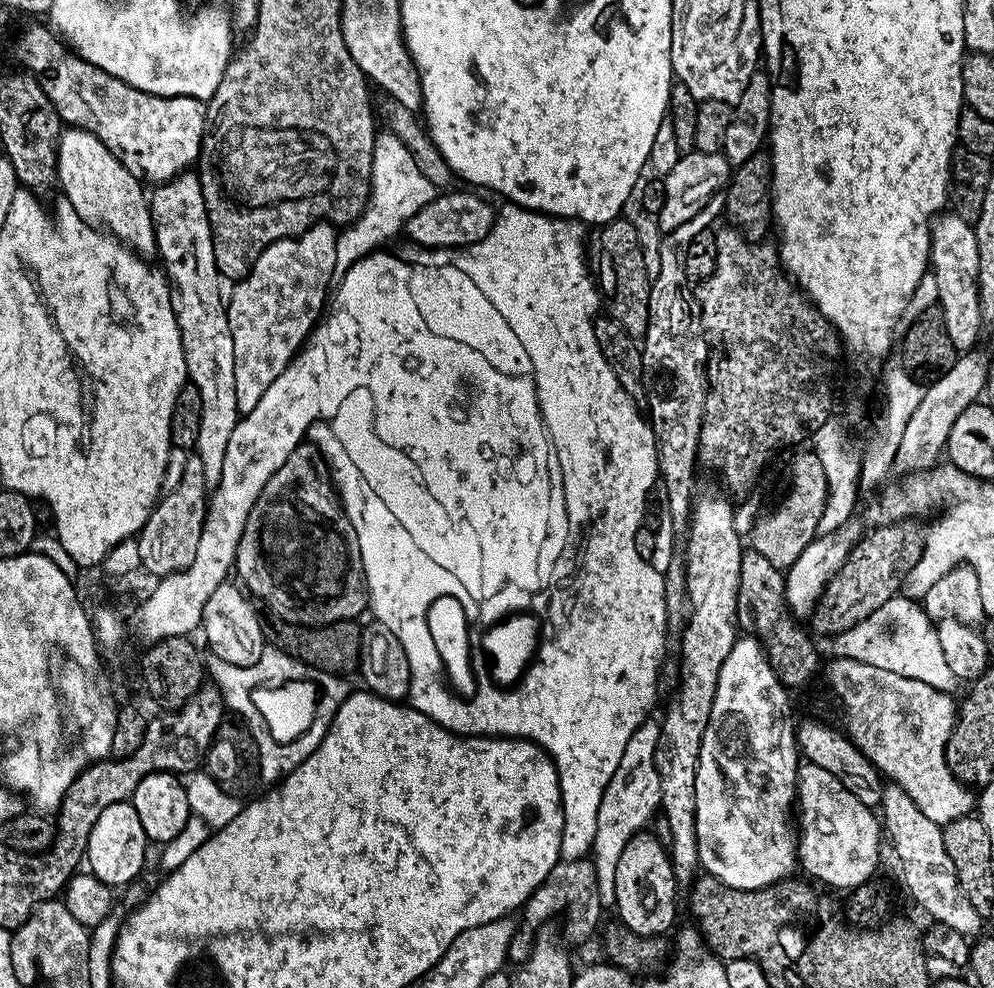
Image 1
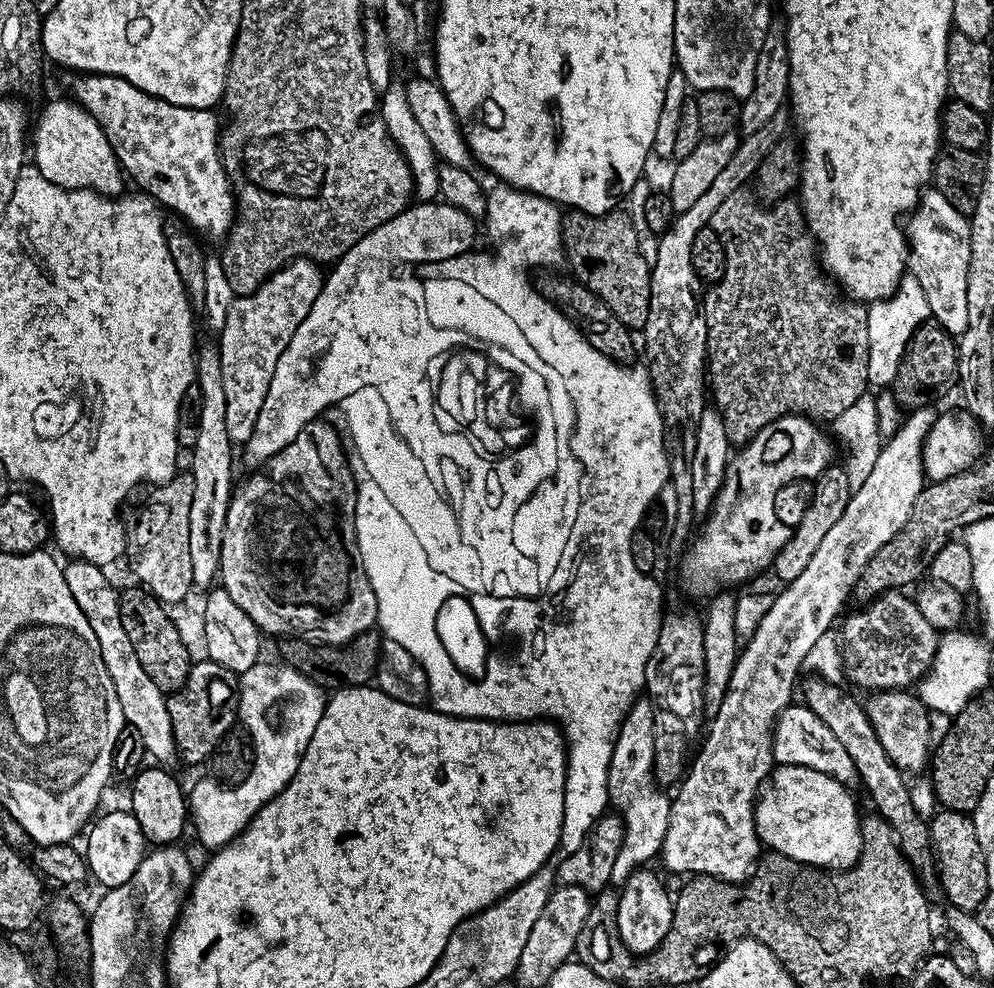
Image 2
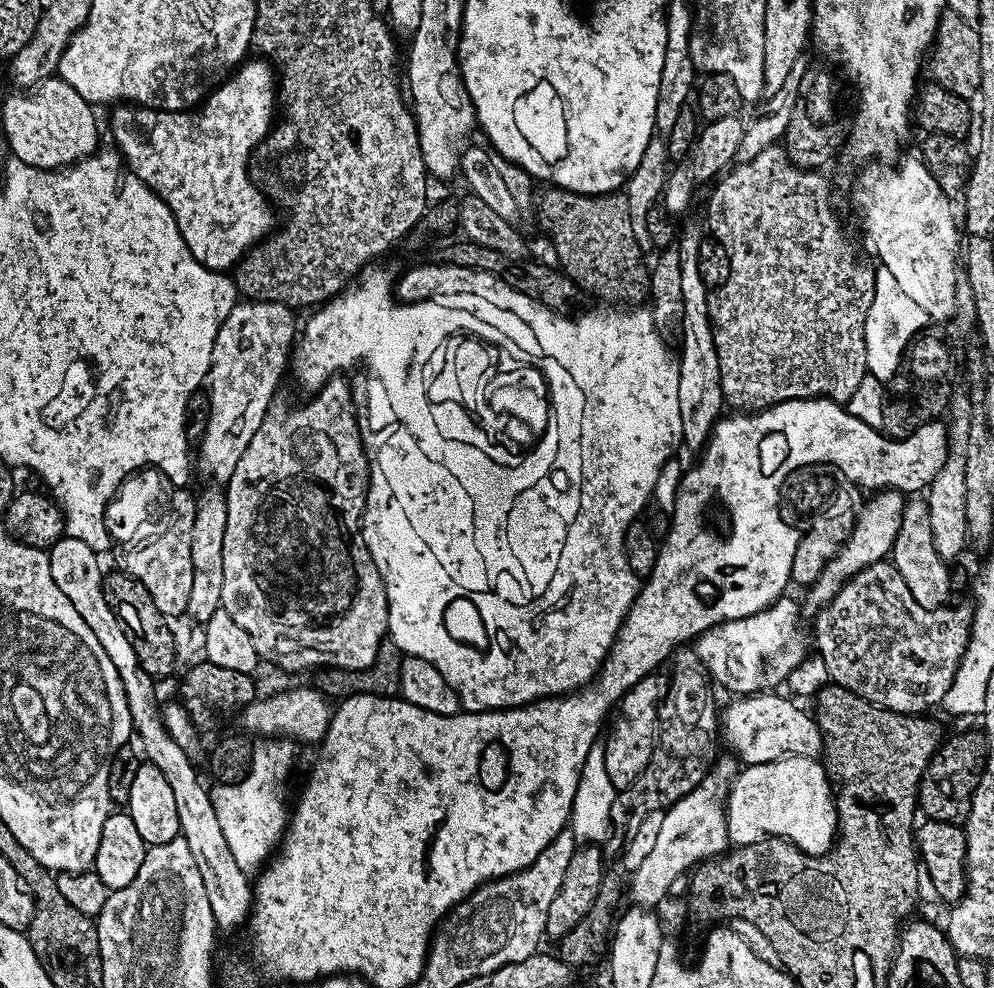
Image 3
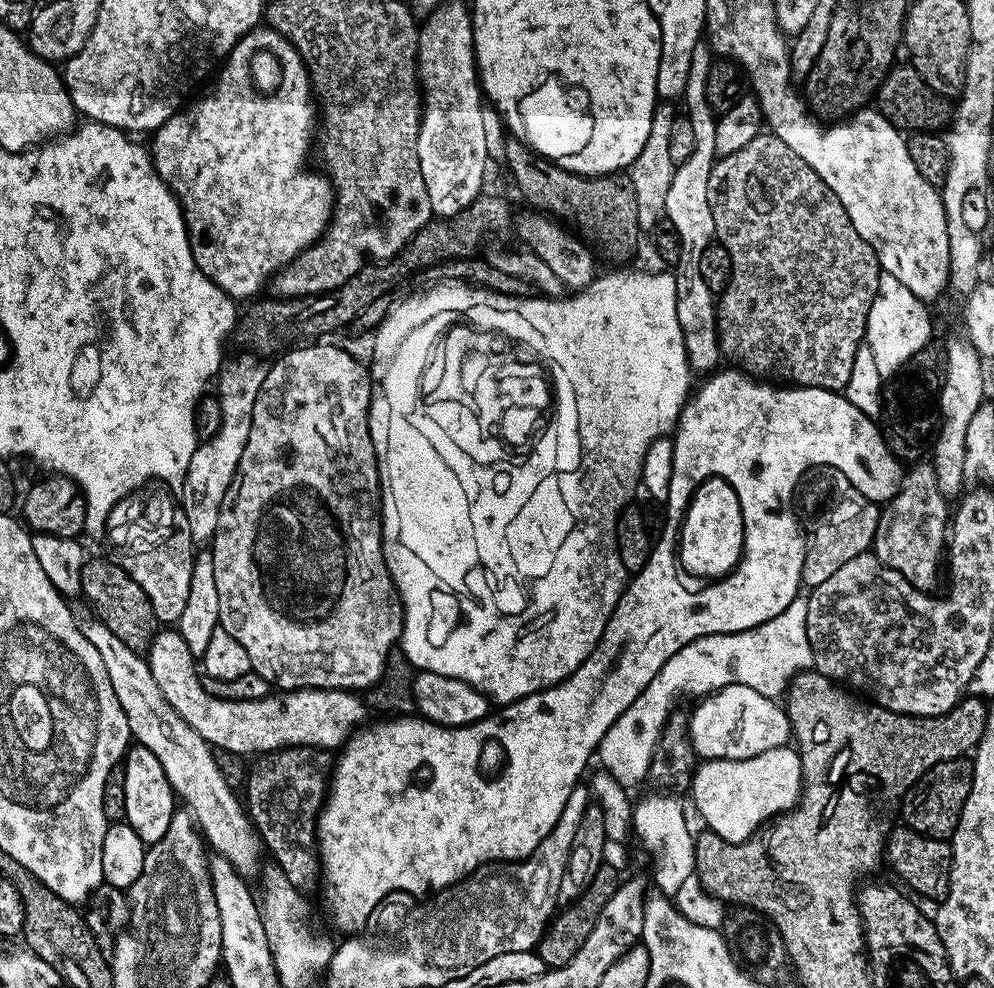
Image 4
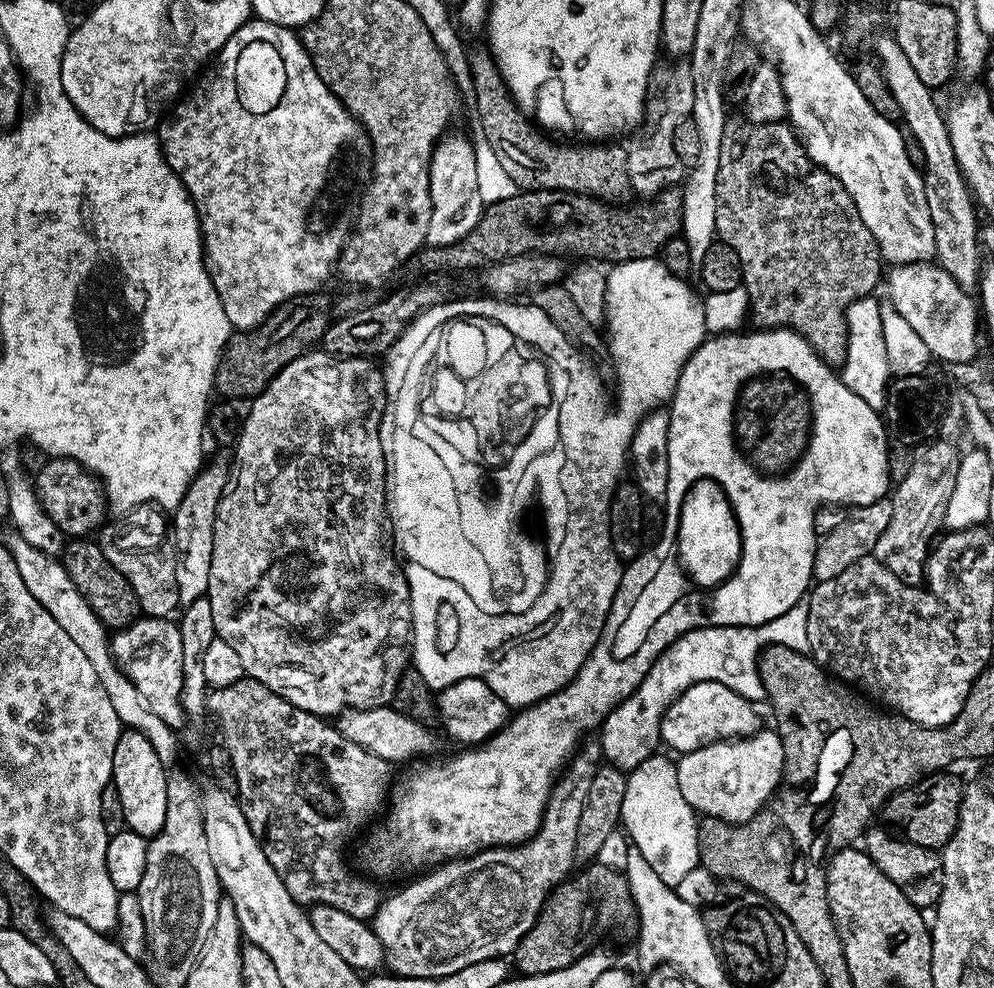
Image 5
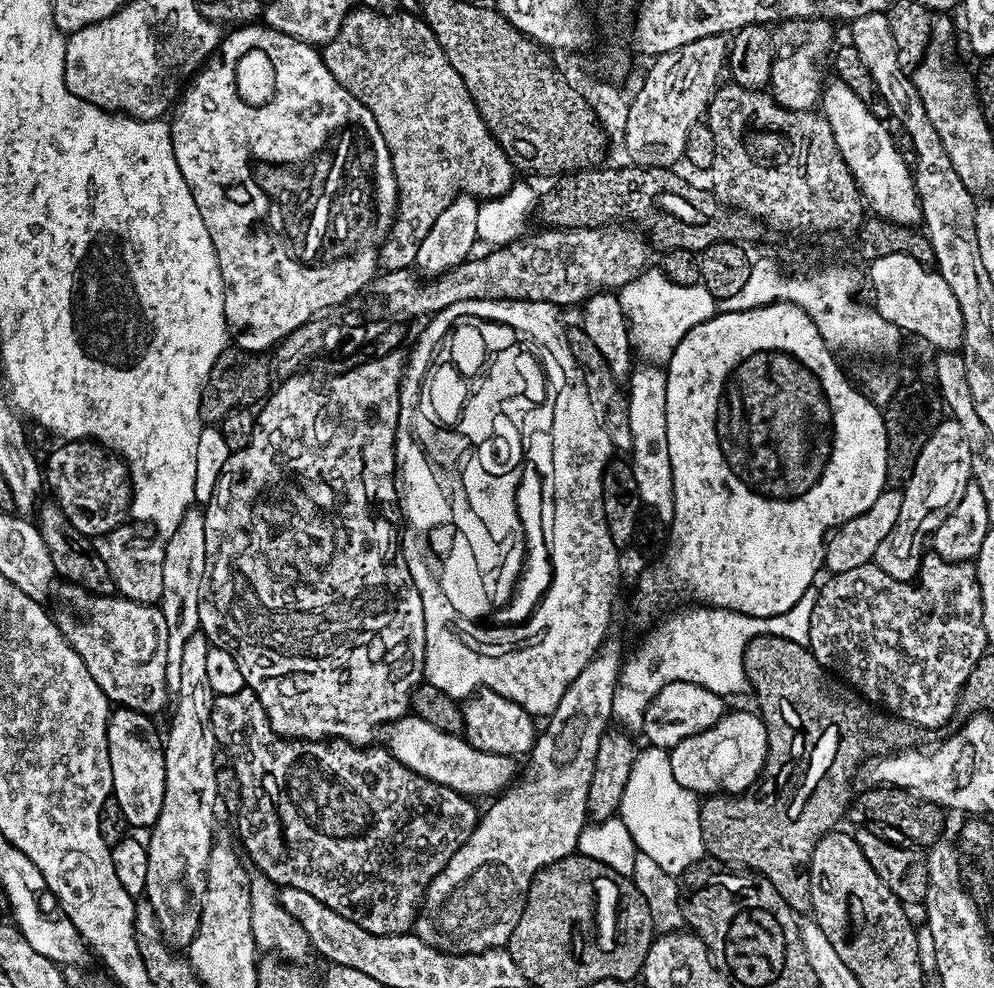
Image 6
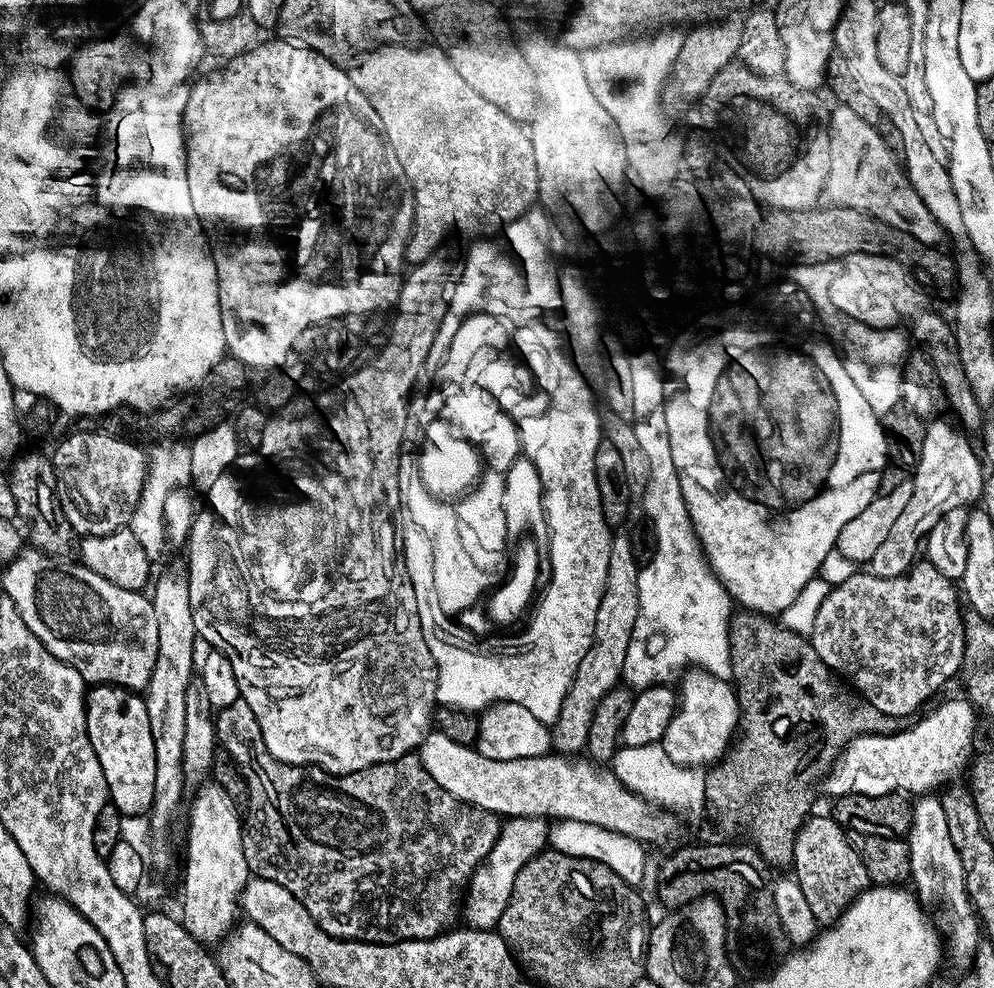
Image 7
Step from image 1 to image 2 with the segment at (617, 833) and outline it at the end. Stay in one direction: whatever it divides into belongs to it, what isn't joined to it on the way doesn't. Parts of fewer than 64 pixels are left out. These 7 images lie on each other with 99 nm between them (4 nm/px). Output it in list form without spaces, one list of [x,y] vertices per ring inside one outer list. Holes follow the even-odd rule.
[[[637,699],[620,724],[620,732],[612,747],[608,771],[608,798],[624,821],[624,841],[618,850],[612,871],[613,881],[623,882],[648,859],[659,857],[670,822],[672,800],[658,787],[654,779],[654,718],[652,701]]]

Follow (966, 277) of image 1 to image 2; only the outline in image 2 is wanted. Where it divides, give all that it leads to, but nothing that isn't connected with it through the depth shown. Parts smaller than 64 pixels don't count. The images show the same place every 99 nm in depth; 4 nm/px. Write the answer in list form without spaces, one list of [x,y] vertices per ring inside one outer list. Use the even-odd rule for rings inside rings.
[[[935,190],[925,191],[921,195],[920,203],[912,209],[906,220],[907,267],[921,282],[931,319],[957,338],[966,330],[966,274],[970,266],[971,233],[969,217],[963,212],[954,210],[954,206],[946,202],[944,195]]]

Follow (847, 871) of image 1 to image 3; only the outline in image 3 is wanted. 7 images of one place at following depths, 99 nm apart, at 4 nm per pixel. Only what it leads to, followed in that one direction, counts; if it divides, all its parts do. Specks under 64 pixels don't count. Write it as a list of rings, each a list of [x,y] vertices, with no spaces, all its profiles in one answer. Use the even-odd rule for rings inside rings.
[[[787,756],[765,764],[750,764],[737,771],[732,789],[728,792],[728,838],[733,845],[743,846],[758,842],[761,838],[778,836],[789,840],[811,856],[829,852],[838,839],[838,821],[833,785],[828,783],[828,773],[819,759],[811,756]]]

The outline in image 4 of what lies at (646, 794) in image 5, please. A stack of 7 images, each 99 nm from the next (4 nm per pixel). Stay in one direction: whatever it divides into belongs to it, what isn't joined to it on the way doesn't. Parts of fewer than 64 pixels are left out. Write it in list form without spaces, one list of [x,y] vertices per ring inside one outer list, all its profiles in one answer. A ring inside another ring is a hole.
[[[599,775],[593,778],[592,784],[590,783],[590,792],[606,822],[609,840],[624,844],[633,824],[645,850],[652,855],[652,880],[656,883],[655,891],[669,898],[675,897],[677,890],[681,889],[682,882],[694,873],[696,866],[696,841],[694,832],[688,829],[683,806],[672,794],[648,796],[637,806],[636,813],[632,816],[632,804],[624,793],[627,792],[625,785],[614,782],[610,775]]]

